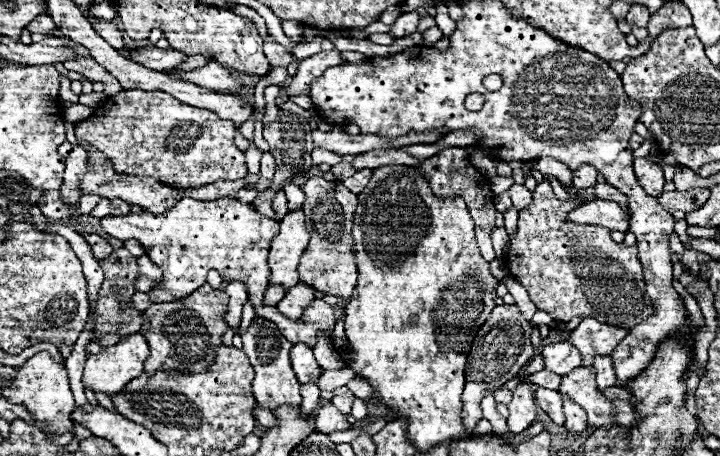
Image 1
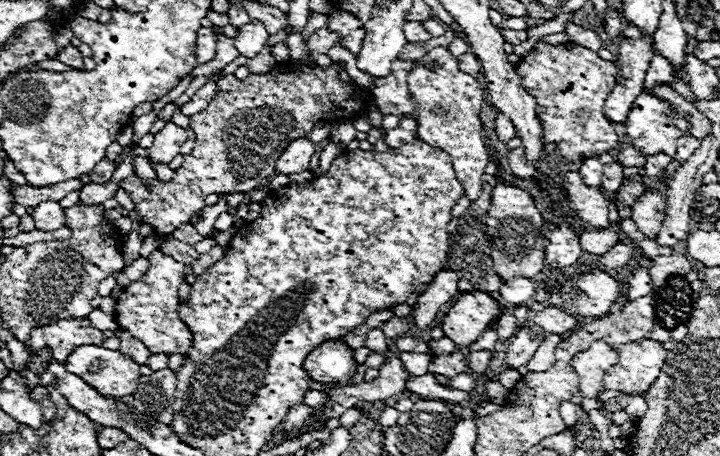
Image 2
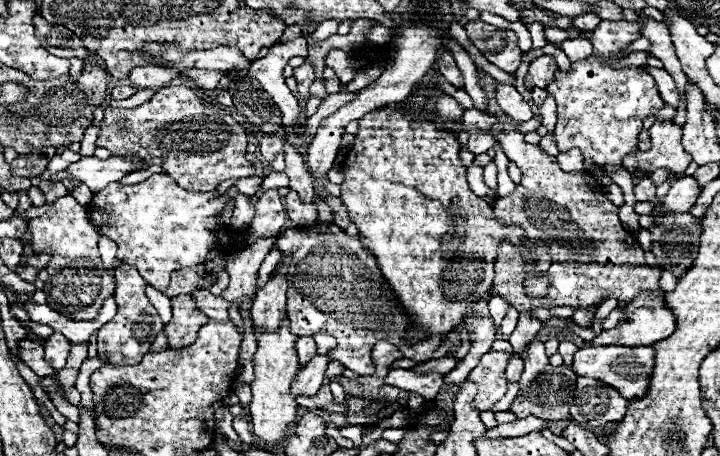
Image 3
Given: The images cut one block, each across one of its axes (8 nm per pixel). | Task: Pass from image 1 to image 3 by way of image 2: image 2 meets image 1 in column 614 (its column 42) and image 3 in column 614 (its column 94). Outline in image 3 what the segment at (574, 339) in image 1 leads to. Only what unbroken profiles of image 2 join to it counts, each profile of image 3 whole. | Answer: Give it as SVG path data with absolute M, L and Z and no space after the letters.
M642 292L640 296L636 296L636 300L632 300L626 306L626 320L620 322L616 328L612 330L604 330L602 334L598 334L592 345L624 345L634 346L634 344L656 344L664 338L668 338L674 330L676 330L676 316L672 314L672 310L666 304L664 294L660 296L648 296L648 292Z

